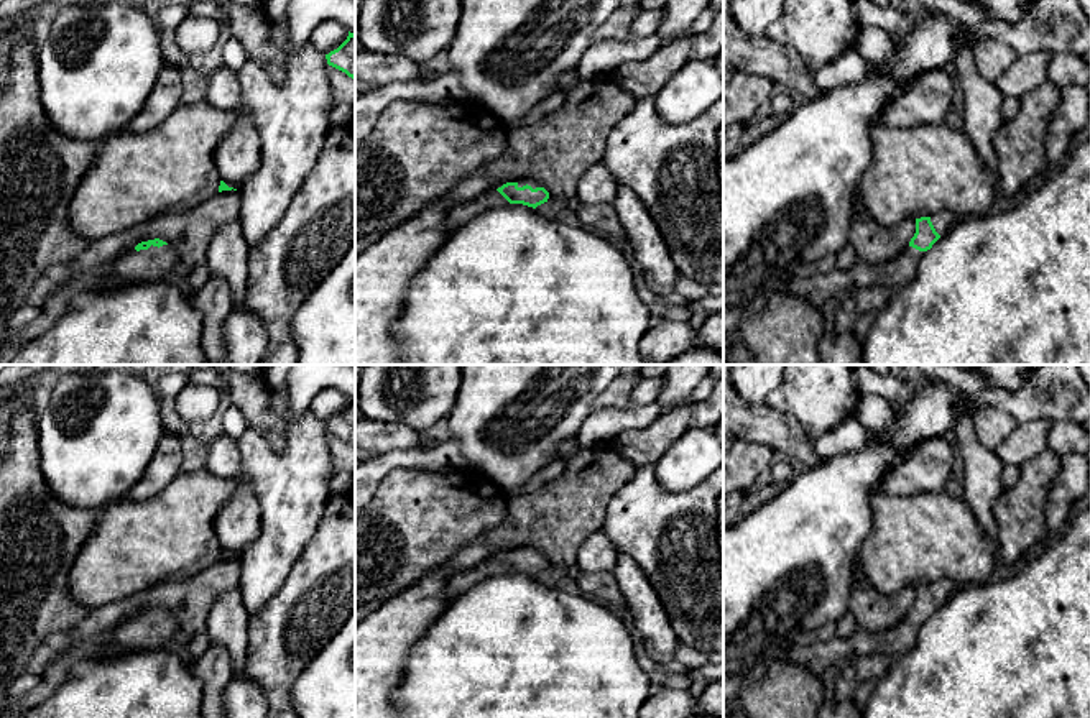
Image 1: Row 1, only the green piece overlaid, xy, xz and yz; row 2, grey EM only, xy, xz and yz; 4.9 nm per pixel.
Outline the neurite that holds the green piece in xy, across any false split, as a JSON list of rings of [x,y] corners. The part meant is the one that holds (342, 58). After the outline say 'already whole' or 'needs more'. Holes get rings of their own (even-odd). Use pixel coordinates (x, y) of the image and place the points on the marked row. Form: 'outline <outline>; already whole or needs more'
outline [[[349,31],[347,39],[326,54],[327,64],[345,72],[355,81],[355,35]]]; already whole

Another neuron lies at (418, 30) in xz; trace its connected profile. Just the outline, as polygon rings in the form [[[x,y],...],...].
[[[360,0],[362,48],[423,64],[447,51],[460,21],[460,0]]]

